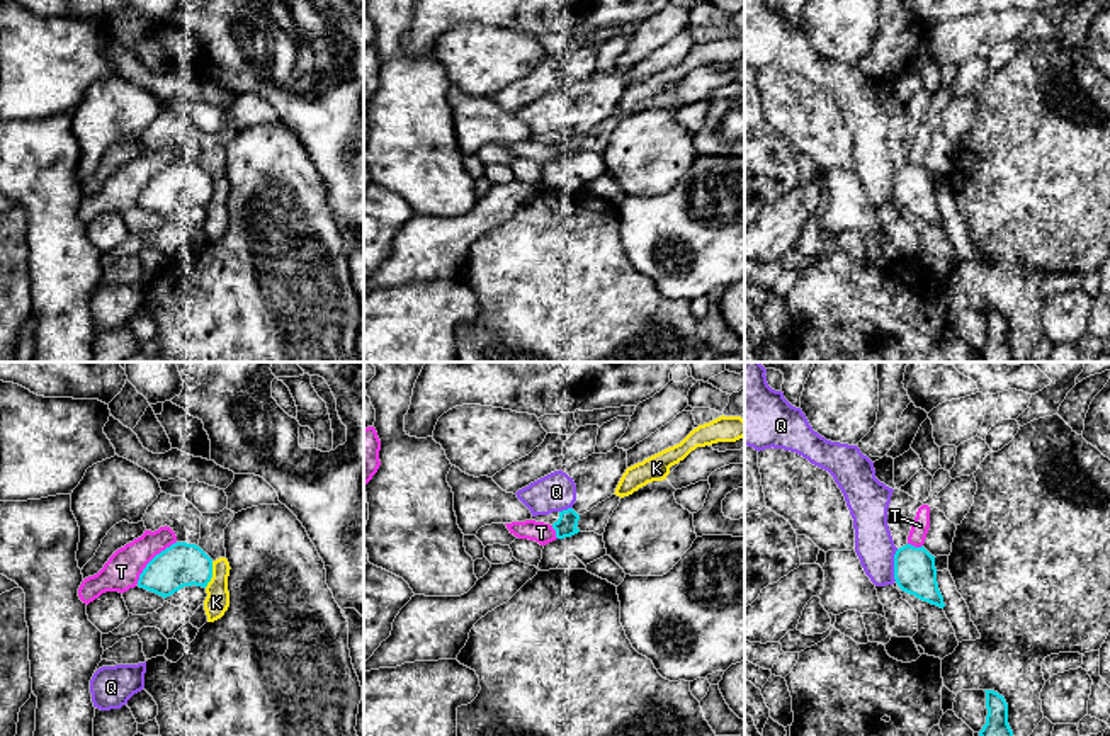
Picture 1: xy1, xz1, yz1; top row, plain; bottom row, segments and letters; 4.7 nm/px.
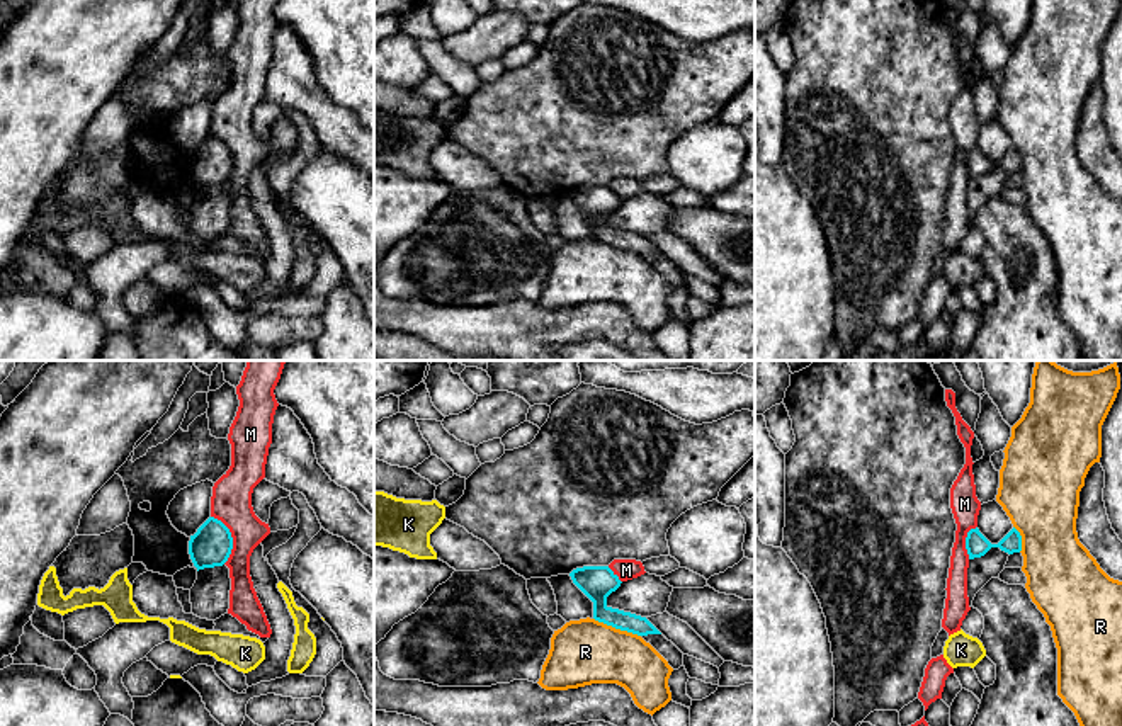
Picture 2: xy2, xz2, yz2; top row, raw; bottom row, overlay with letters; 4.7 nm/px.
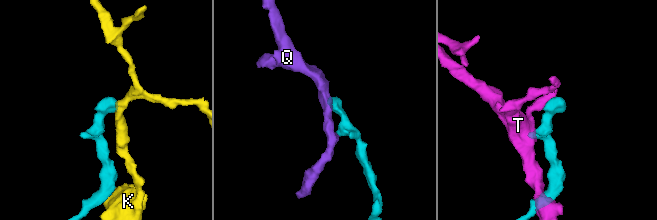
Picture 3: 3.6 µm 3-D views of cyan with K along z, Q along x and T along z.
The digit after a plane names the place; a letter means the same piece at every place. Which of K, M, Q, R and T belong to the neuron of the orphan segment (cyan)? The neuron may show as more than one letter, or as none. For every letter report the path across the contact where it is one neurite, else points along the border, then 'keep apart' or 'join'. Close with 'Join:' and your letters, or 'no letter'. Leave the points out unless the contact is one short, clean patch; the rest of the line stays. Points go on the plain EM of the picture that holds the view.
K: keep apart
M: along xy2 (211, 135), (228, 148), (232, 157), (232, 172), (225, 182) | keep apart
Q: keep apart
R: keep apart
T: keep apart
Join: no letter

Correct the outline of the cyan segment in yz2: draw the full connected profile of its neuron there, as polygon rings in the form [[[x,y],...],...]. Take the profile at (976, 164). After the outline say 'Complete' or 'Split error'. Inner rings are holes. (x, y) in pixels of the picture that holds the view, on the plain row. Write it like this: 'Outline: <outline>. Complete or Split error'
Outline: [[[1013,146],[998,163],[991,163],[979,148],[971,148],[966,156],[966,168],[969,179],[984,175],[991,167],[1000,167],[1001,170],[1013,173],[1022,170],[1022,155]]]. Complete

